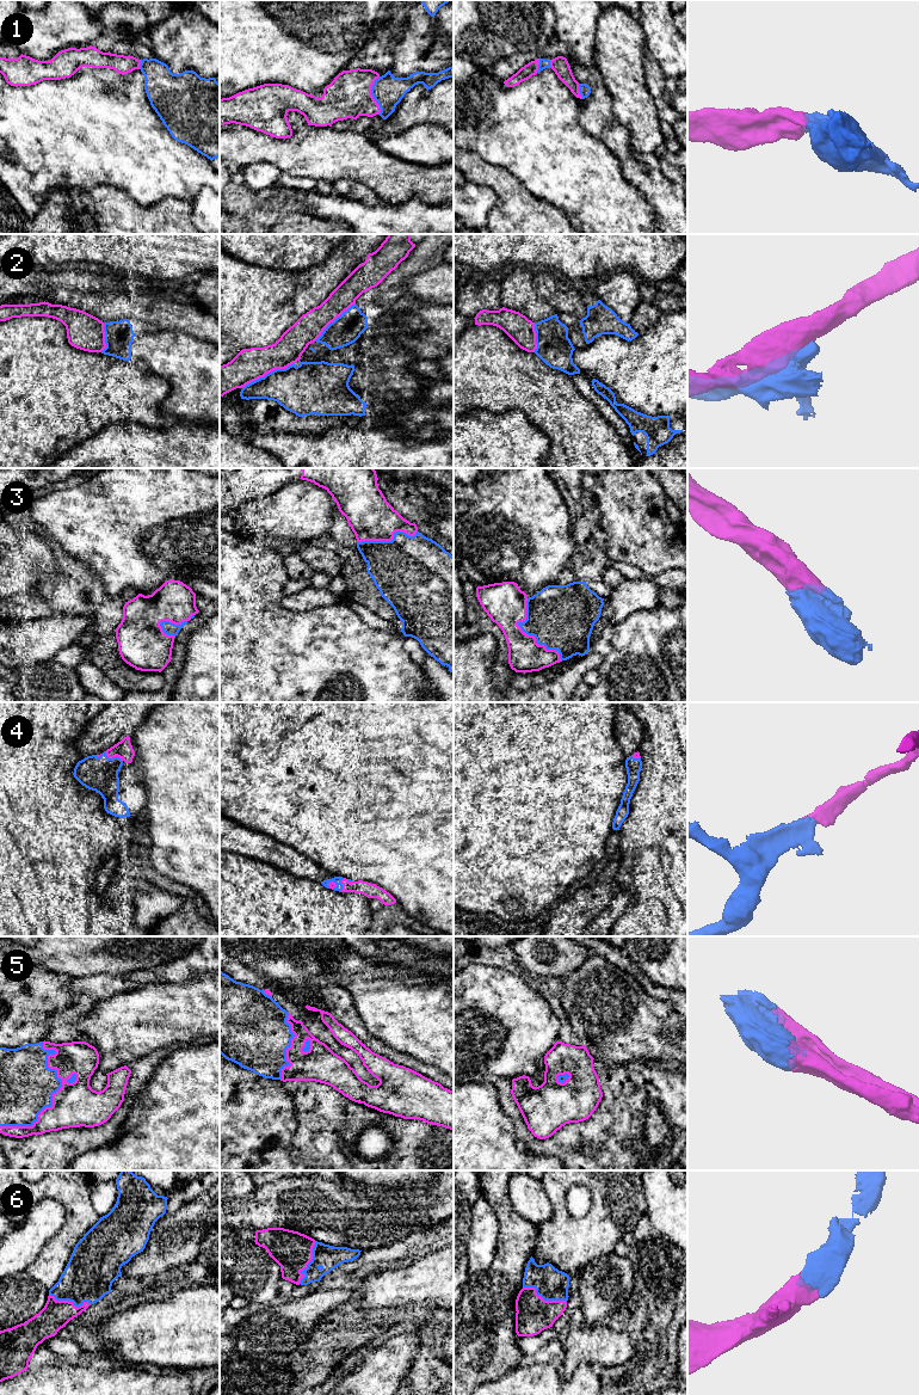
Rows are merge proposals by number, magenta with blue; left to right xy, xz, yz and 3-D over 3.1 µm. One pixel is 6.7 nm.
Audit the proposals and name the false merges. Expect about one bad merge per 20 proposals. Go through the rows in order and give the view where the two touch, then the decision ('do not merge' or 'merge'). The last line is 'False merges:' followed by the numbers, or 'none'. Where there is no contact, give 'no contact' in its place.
1: meets magenta in xz; merge
2: meets magenta in xz; do not merge
3: meets magenta in yz; merge
4: meets magenta in xy; merge
5: meets magenta in xy; merge
6: meets magenta in xz; merge
False merges: 2

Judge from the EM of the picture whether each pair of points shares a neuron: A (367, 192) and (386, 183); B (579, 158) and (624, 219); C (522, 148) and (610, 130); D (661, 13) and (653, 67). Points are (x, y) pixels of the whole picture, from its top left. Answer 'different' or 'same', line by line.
A: different
B: same
C: different
D: different

